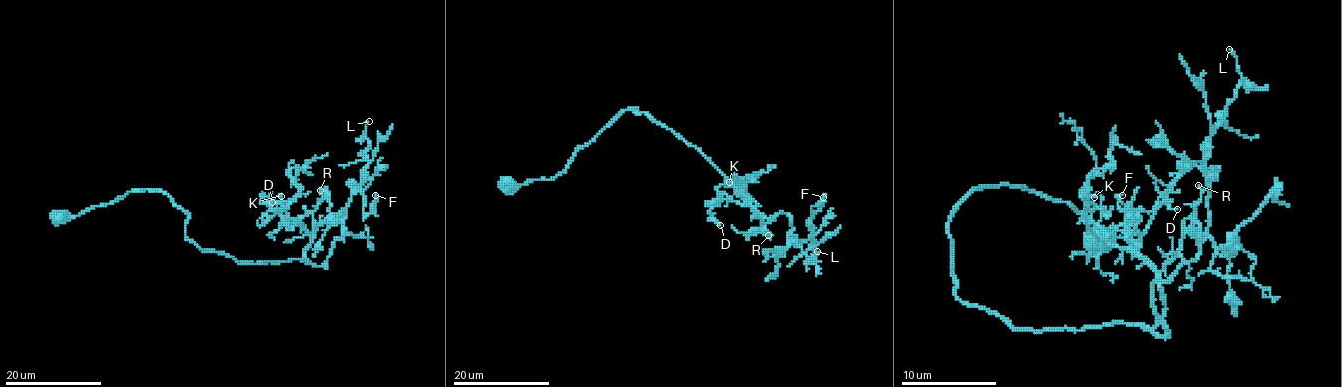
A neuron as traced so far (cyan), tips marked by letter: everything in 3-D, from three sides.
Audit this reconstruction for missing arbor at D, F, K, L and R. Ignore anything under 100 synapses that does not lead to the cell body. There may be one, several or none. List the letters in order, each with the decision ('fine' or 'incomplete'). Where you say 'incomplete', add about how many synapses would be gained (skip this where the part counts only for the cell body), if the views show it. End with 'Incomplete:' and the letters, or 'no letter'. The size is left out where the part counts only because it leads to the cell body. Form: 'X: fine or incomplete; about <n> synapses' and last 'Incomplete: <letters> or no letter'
D: fine
F: fine
K: fine
L: fine
R: fine
Incomplete: no letter

